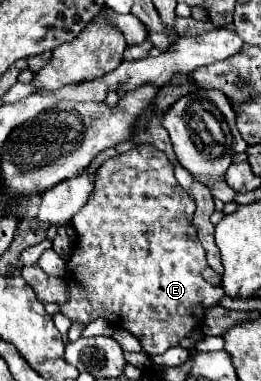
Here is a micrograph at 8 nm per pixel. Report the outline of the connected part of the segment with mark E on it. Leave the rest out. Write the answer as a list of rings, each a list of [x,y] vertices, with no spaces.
[[[137,146],[135,150],[129,150],[125,154],[119,154],[115,158],[109,158],[107,162],[103,162],[101,168],[97,170],[97,182],[95,182],[95,188],[93,188],[87,204],[71,218],[71,224],[75,228],[75,232],[77,232],[77,244],[73,248],[73,254],[71,254],[69,262],[67,262],[65,282],[67,282],[67,288],[69,288],[69,302],[65,302],[61,306],[61,312],[71,322],[83,322],[83,324],[89,324],[89,322],[93,322],[97,318],[103,318],[109,324],[113,324],[113,320],[115,320],[115,326],[117,328],[129,330],[135,338],[139,338],[139,342],[143,346],[143,352],[149,354],[149,356],[163,354],[167,348],[177,346],[181,338],[185,338],[191,330],[195,330],[195,328],[201,326],[201,320],[203,320],[205,310],[209,306],[215,306],[225,296],[225,292],[219,286],[207,284],[201,278],[201,270],[207,266],[207,260],[205,260],[205,250],[203,250],[203,246],[201,246],[201,242],[197,238],[197,230],[193,226],[193,212],[195,212],[195,202],[189,200],[189,196],[185,194],[185,190],[175,180],[175,176],[173,176],[173,164],[167,160],[167,156],[163,152],[155,150],[155,146]]]

